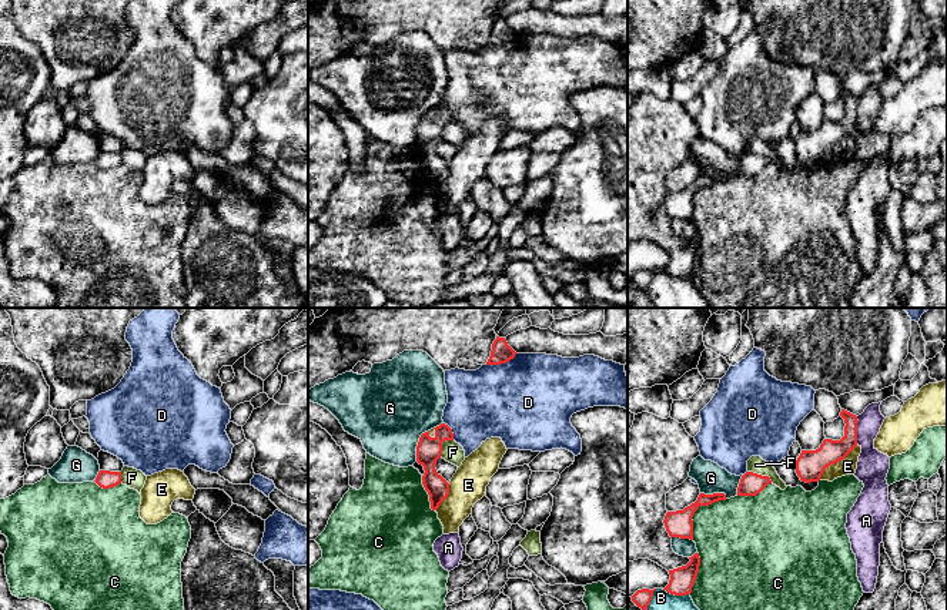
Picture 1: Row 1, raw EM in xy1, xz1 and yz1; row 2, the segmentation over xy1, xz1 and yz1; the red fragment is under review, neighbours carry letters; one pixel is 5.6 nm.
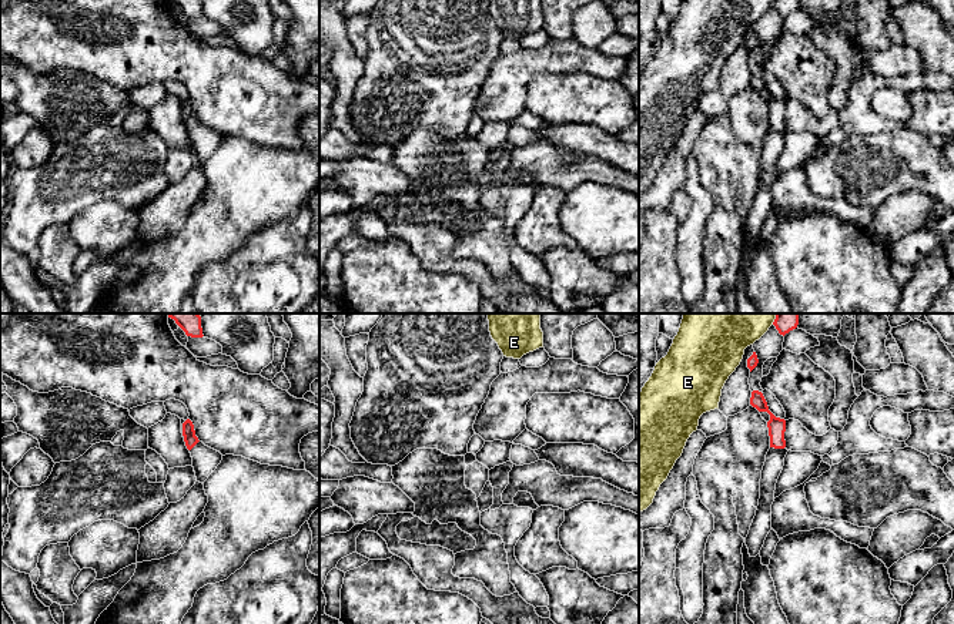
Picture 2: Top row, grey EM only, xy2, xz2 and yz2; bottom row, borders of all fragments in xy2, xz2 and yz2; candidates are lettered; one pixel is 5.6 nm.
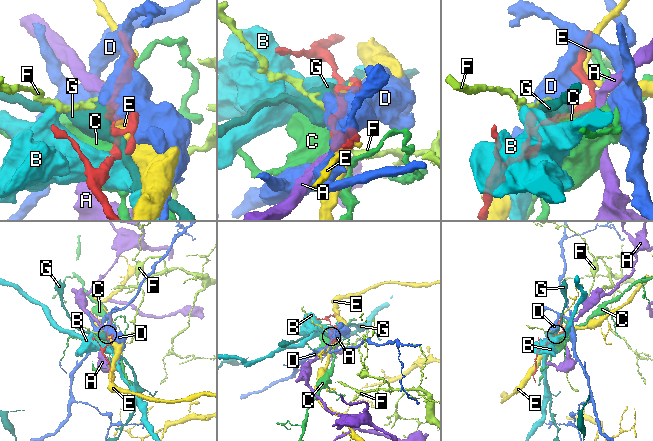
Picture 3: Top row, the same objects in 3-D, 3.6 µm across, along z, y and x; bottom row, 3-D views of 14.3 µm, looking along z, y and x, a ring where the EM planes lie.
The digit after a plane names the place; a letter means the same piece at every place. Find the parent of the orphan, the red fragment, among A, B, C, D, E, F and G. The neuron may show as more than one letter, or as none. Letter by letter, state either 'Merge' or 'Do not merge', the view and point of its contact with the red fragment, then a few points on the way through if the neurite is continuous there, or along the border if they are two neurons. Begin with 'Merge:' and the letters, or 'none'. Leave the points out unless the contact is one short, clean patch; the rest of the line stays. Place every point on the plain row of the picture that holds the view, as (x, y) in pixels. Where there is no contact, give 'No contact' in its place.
Merge: none
A: Do not merge. Touches red at yz1 (856, 111). Boundary: yz1 (856, 97), (857, 124)
B: Do not merge. Touches red at yz1 (676, 275). Boundary: yz1 (662, 270), (675, 275), (689, 275)
C: Do not merge. Touches red at yz1 (696, 190)
D: Do not merge. Touches red at xz1 (501, 43)
E: Do not merge. Touches red at yz1 (836, 143)
F: Do not merge. Touches red at yz1 (760, 156). Boundary: yz1 (748, 151), (766, 156), (772, 163)
G: Do not merge. Touches red at xz1 (418, 126)

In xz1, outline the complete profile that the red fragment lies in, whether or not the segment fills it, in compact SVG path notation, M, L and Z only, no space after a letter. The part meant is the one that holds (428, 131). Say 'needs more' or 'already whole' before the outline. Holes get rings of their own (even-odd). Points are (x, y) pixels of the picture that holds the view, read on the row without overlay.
already whole; M445 104L434 110L434 118L429 117L429 111L421 115L416 127L416 143L424 147L422 165L429 175L431 190L436 191L449 175L449 164L436 152L435 145L441 138L442 124L454 121L454 114Z

